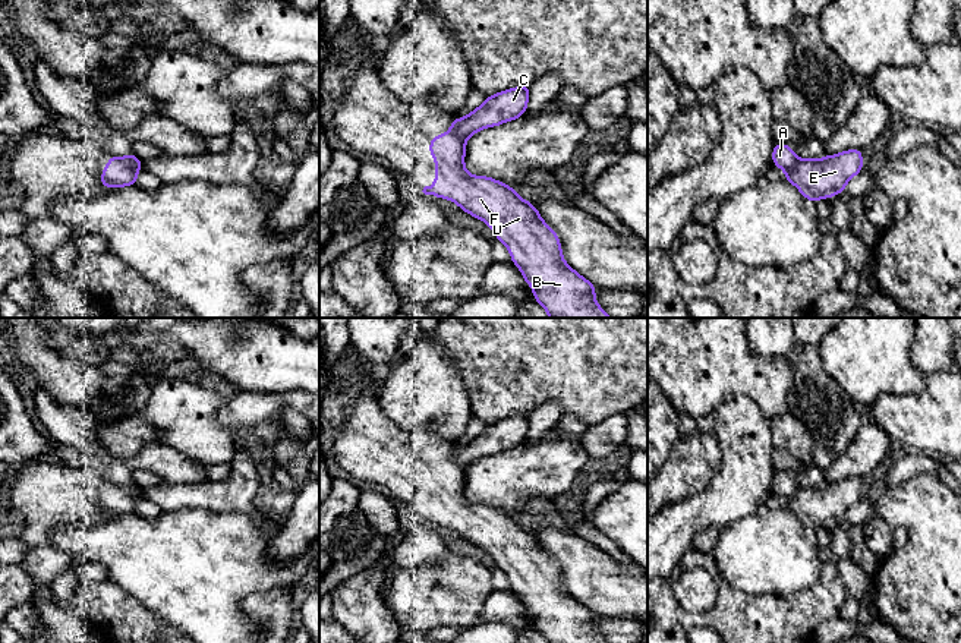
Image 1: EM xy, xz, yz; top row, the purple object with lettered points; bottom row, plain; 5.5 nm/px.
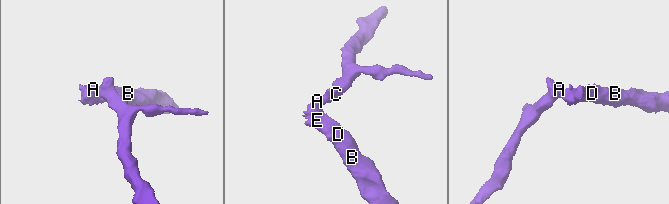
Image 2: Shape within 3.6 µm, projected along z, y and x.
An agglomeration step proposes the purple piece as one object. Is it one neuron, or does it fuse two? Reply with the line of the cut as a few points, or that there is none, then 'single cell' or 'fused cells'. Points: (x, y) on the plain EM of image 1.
yz (797, 487), (785, 500) | fused cells

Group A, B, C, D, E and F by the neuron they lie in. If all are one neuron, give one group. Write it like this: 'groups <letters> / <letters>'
groups A C / B D E F

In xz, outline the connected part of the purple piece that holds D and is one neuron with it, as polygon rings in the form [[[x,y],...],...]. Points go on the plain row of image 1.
[[[451,458],[437,463],[429,470],[429,483],[435,486],[435,513],[425,514],[423,521],[453,529],[460,538],[486,551],[495,565],[505,573],[511,590],[520,598],[527,614],[533,617],[533,627],[548,640],[548,643],[609,643],[596,630],[598,617],[589,608],[574,599],[563,586],[558,562],[542,548],[539,539],[529,529],[514,520],[514,516],[488,504],[473,504],[464,495],[466,469]]]

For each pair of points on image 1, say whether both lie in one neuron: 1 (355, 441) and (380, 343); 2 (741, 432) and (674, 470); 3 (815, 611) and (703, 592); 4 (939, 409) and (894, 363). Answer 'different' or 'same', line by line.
1: different
2: different
3: different
4: different

